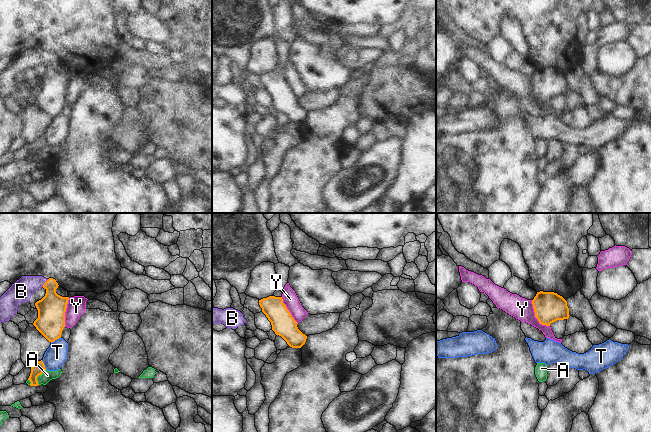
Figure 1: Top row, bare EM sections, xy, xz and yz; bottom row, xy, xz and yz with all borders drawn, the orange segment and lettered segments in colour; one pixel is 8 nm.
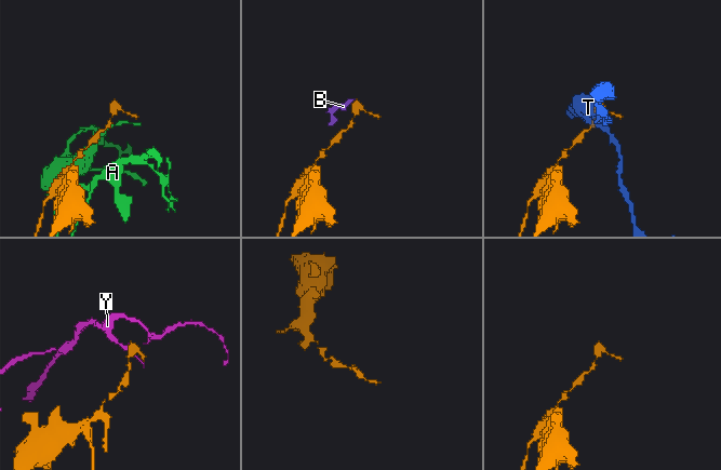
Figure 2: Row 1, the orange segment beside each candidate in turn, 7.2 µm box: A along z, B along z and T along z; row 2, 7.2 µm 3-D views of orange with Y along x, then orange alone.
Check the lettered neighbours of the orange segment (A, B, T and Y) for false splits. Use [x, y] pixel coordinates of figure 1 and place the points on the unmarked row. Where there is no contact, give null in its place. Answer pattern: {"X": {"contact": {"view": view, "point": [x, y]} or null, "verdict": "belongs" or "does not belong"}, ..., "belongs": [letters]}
{"A": {"contact": {"view": "xy", "point": [38, 151]}, "verdict": "does not belong"}, "B": {"contact": {"view": "xy", "point": [44, 59]}, "verdict": "belongs"}, "T": {"contact": {"view": "xy", "point": [55, 115]}, "verdict": "does not belong"}, "Y": {"contact": {"view": "yz", "point": [535, 92]}, "verdict": "does not belong"}, "belongs": ["B"]}

